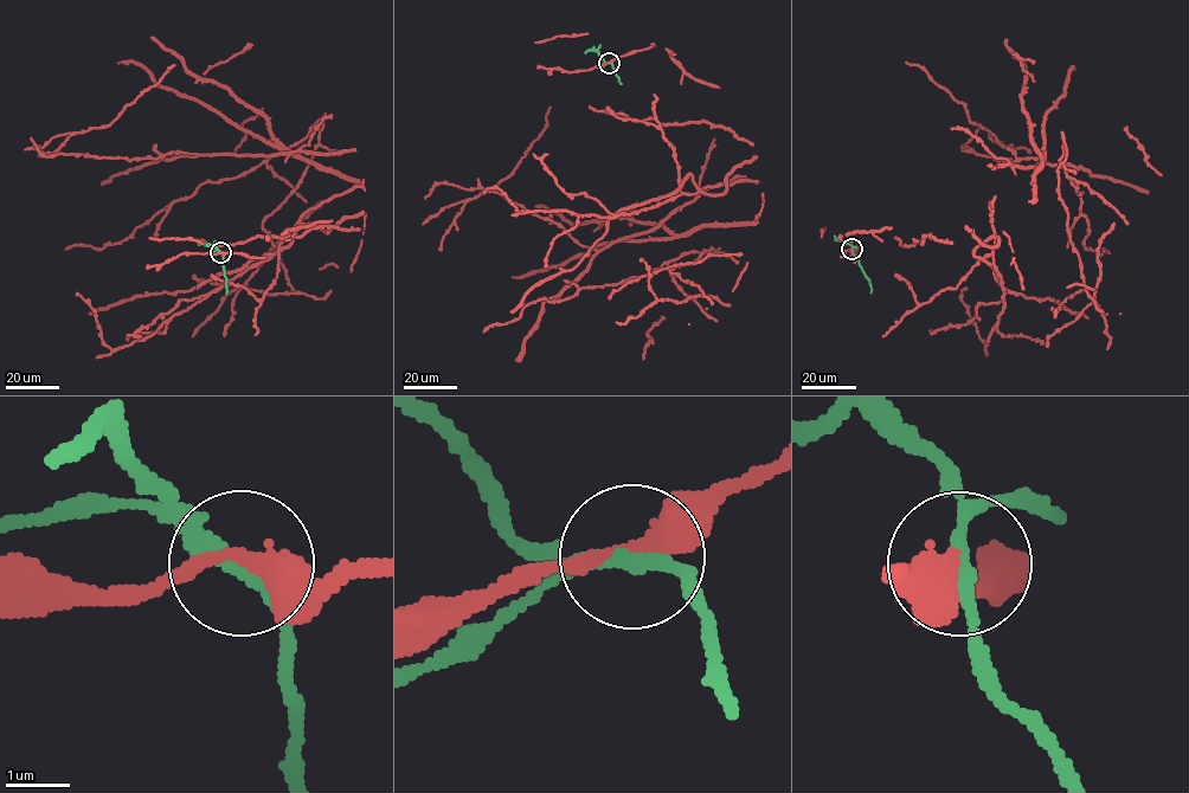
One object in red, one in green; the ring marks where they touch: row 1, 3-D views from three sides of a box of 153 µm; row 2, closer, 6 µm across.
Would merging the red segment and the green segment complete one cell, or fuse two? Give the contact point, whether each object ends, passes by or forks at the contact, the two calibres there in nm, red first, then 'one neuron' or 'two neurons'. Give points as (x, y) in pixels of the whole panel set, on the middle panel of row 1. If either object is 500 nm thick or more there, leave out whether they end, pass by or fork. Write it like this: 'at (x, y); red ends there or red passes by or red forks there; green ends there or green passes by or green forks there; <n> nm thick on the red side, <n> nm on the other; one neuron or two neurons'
at (609, 63); red passes by; green passes by; 320 nm thick on the red side, 240 nm on the other; two neurons

